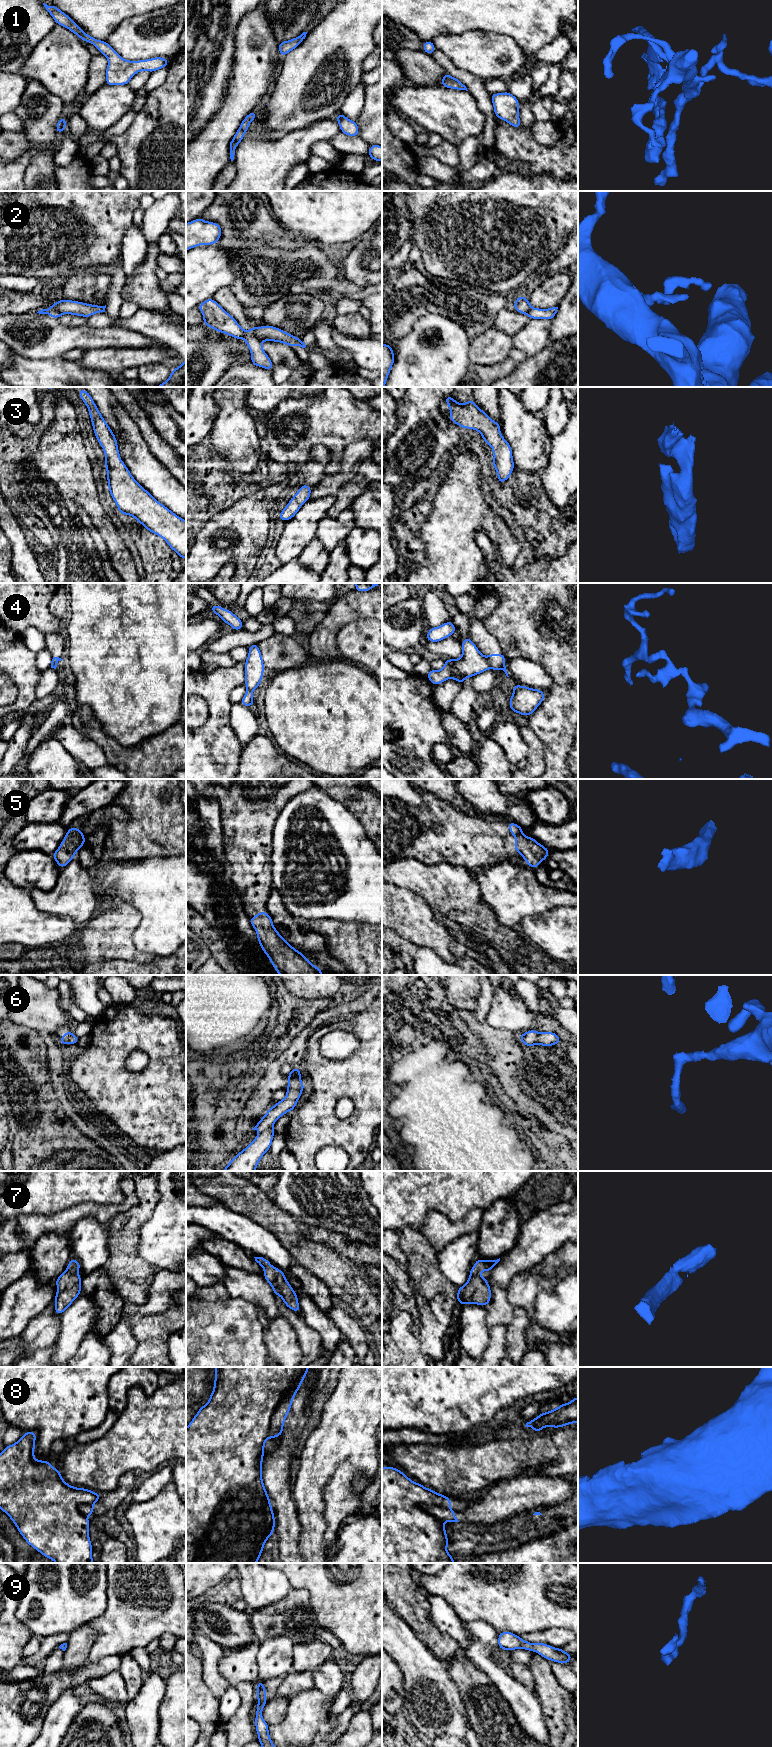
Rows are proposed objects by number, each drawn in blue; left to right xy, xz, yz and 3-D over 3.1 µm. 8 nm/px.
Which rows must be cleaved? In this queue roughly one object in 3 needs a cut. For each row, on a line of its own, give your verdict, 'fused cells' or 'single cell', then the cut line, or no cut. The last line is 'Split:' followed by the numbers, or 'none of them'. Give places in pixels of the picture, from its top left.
1: single cell | no cut
2: fused cells | xz (243, 337), (253, 334), (261, 341)
3: single cell | no cut
4: fused cells | yz (485, 657), (490, 667)
5: single cell | no cut
6: fused cells | xz (272, 1126), (260, 1133)
7: single cell | no cut
8: fused cells | xz (301, 1382), (296, 1382), (282, 1396), (272, 1417), (268, 1437)
9: single cell | no cut
Split: 2, 4, 6, 8

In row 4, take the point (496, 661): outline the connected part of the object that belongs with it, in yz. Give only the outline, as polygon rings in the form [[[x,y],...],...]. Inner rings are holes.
[[[492,653],[492,654],[489,654],[486,658],[487,658],[490,668],[492,670],[503,670],[505,672],[506,676],[509,677],[508,673],[506,671],[506,666],[505,666],[506,658],[503,655],[503,653],[501,653],[501,654]]]

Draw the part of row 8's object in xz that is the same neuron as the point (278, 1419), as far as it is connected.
[[[302,1383],[294,1384],[283,1396],[275,1410],[275,1413],[271,1420],[270,1436],[269,1438],[280,1437],[283,1432],[283,1425],[287,1414],[290,1413],[293,1399],[298,1392]]]

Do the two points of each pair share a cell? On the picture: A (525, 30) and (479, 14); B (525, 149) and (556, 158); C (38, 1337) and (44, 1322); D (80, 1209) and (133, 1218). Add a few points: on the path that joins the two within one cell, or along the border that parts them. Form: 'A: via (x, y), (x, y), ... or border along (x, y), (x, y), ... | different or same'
A: via (514, 19), (509, 14), (490, 14) | same
B: via (533, 153), (541, 158), (548, 158) | same
C: via (39, 1333), (44, 1326) | same
D: border along (136, 1204), (123, 1212), (117, 1213), (107, 1223) | different

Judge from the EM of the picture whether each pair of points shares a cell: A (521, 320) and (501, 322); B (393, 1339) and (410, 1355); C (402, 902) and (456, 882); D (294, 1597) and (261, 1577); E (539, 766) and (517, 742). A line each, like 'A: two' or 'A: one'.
A: one
B: one
C: two
D: two
E: two

